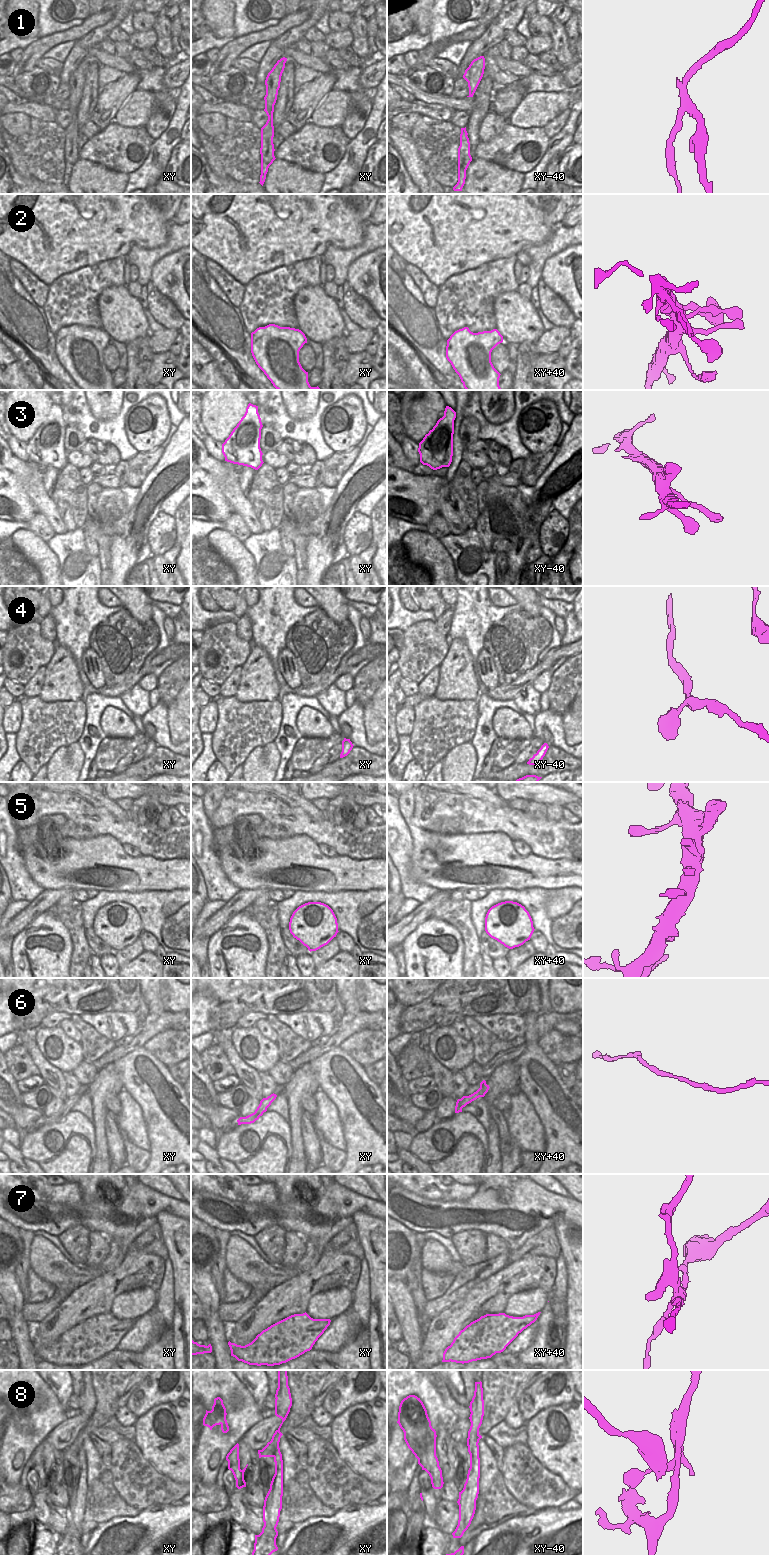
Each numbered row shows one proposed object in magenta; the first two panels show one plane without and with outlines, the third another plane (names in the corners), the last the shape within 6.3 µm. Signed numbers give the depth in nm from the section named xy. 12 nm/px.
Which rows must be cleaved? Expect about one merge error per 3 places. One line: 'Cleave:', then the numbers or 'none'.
Cleave: 1, 7, 8.

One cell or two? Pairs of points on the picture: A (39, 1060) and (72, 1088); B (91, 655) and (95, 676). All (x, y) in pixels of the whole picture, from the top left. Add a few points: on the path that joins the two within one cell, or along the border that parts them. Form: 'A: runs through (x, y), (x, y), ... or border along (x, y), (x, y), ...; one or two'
A: border along (63, 1074), (67, 1097); two
B: runs through (93, 660), (95, 671); one

